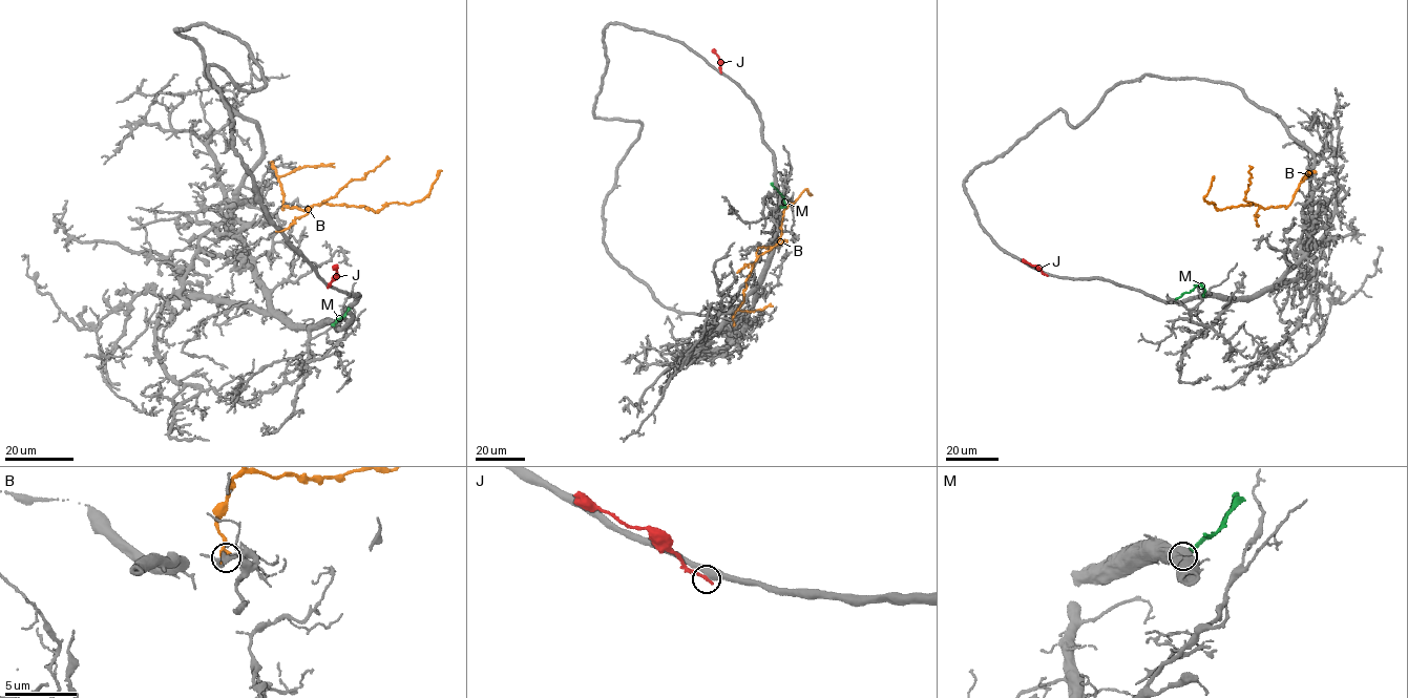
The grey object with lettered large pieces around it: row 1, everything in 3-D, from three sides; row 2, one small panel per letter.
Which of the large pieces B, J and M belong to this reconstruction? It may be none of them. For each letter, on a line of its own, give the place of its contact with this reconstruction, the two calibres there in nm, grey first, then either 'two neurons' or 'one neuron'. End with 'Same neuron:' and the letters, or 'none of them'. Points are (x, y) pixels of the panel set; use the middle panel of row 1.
B: (734, 324) | 130/650 nm | two neurons
J: (720, 71) | 500/280 nm | two neurons
M: (780, 207) | 750/480 nm | two neurons
Same neuron: none of them

